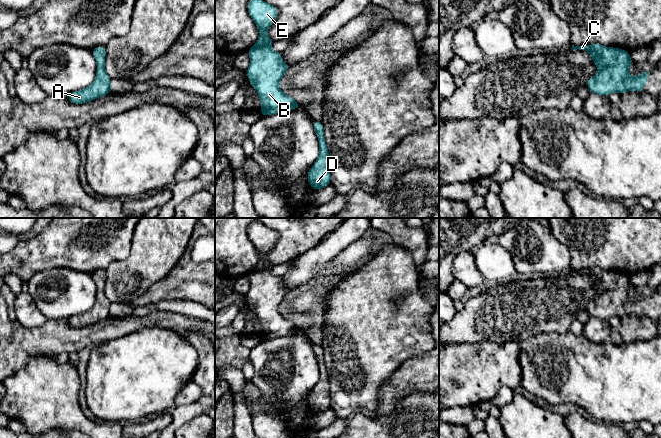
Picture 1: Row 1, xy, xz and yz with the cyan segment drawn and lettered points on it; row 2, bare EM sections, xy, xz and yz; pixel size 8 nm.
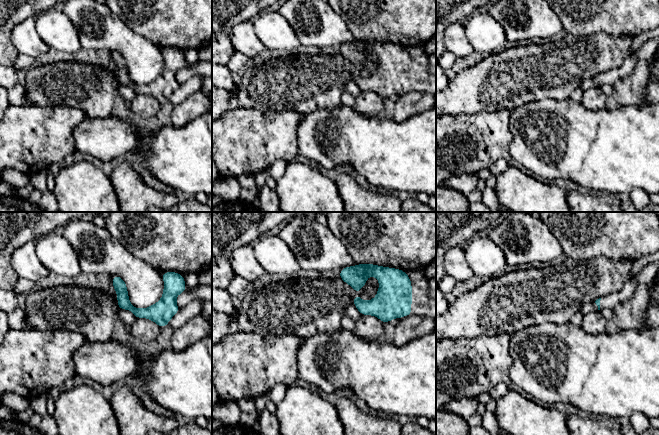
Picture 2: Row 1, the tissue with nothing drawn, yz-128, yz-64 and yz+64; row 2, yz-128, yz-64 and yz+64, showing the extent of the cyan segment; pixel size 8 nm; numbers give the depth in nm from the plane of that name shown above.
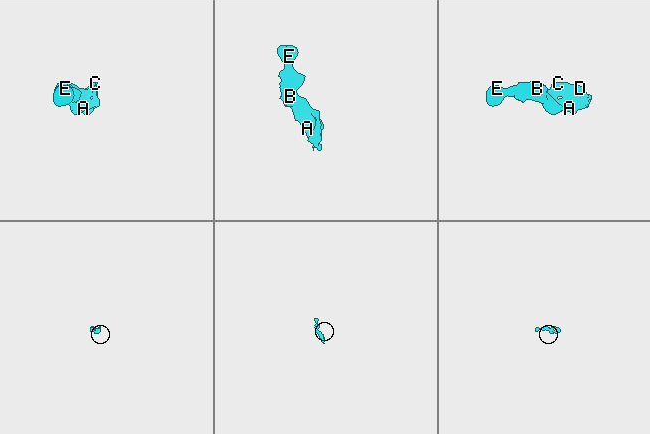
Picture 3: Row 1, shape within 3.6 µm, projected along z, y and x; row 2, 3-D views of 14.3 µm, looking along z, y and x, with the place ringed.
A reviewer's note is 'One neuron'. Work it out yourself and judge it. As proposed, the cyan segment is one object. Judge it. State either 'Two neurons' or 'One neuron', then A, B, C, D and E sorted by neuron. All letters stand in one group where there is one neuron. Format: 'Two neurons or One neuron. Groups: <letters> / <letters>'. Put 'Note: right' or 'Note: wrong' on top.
Note: right
One neuron. Groups: A B C D E

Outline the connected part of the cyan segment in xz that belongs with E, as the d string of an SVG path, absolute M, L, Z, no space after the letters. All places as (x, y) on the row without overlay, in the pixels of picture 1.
M255 221L249 224L247 234L261 257L259 264L247 275L250 289L246 294L248 304L262 326L260 338L266 341L300 333L299 327L279 312L279 305L291 290L282 285L280 276L272 274L274 265L267 259L267 253L278 240L278 233Z

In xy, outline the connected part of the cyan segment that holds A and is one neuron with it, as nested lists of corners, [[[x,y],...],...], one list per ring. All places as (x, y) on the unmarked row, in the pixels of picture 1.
[[[97,270],[92,274],[97,286],[96,301],[93,307],[80,315],[73,315],[67,319],[67,323],[74,328],[88,327],[111,316],[111,306],[105,295],[106,271]]]

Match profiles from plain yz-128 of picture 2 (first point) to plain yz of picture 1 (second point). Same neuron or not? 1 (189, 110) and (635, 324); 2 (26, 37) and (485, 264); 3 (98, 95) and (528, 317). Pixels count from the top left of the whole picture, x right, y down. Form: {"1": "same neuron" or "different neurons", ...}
{"1": "same neuron", "2": "different neurons", "3": "same neuron"}

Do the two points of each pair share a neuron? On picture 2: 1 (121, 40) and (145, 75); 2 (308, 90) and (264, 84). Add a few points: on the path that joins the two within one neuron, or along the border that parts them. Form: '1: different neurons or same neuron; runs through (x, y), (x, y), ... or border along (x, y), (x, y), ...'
1: same neuron; runs through (130, 49), (144, 63), (144, 66)
2: same neuron; runs through (297, 84), (275, 84)

